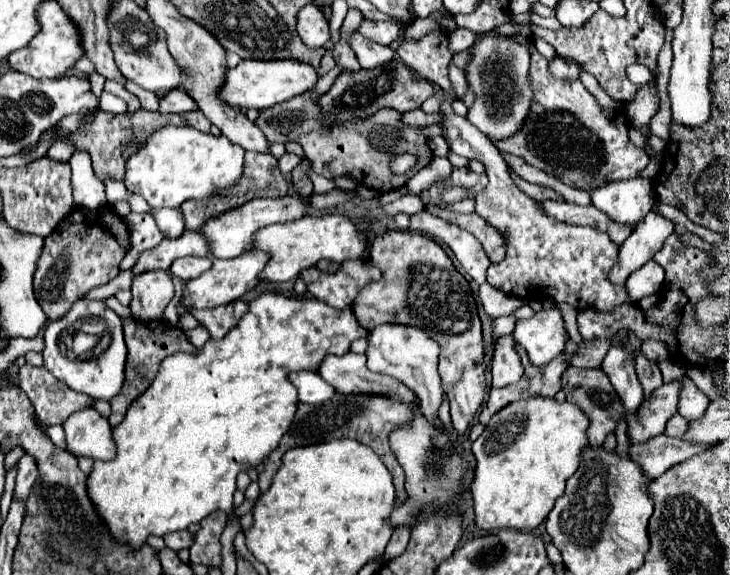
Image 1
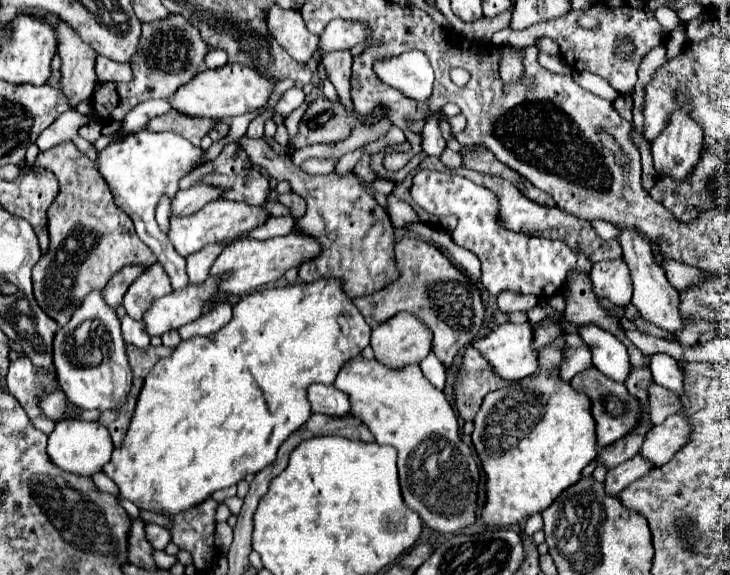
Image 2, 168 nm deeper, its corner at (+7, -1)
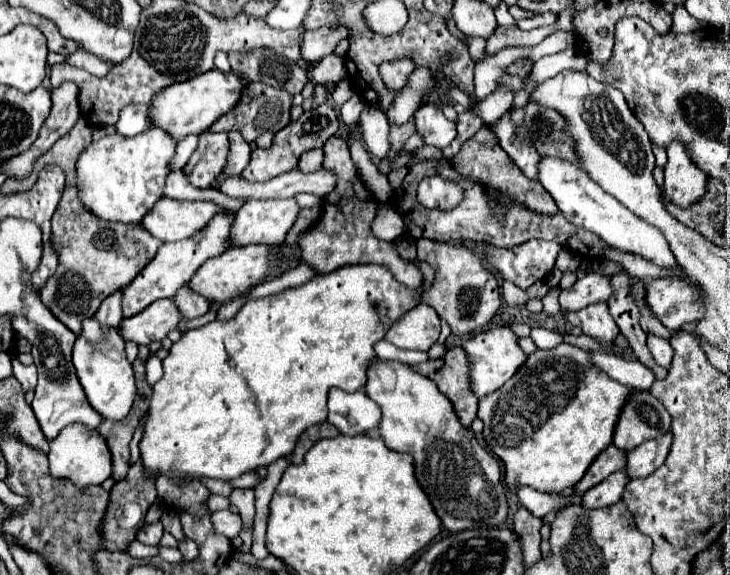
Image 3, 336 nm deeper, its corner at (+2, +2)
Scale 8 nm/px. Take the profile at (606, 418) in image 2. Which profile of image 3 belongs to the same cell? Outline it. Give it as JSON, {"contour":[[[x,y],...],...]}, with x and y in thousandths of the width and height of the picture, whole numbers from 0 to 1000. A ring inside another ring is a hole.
{"contour":[[[889,680],[870,683],[851,715],[840,774],[864,784],[889,763],[900,763],[919,746],[916,715]]]}

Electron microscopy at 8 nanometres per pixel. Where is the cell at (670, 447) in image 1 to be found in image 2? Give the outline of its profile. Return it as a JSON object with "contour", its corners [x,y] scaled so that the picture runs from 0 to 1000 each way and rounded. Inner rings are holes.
{"contour":[[[871,790],[866,800],[836,814],[833,828],[830,828],[830,856],[838,863],[847,863],[860,842],[871,838],[874,831],[885,828],[890,817],[896,817],[896,807],[888,807],[877,790]]]}

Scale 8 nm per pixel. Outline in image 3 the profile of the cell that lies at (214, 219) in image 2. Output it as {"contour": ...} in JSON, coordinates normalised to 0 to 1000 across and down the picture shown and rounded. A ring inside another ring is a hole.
{"contour":[[[221,343],[199,374],[193,395],[223,423],[248,419],[275,402],[297,370],[305,370],[305,360],[286,350],[240,350]]]}

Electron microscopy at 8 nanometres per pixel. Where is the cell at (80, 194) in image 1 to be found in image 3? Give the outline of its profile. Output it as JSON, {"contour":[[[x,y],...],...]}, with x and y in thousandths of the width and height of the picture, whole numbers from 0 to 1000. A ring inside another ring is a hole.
{"contour":[[[174,183],[166,190],[160,228],[171,238],[182,238],[204,221],[204,183]]]}

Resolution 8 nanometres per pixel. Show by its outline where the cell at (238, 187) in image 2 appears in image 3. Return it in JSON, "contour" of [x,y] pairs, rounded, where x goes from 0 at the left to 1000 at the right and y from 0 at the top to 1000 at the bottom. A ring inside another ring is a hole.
{"contour":[[[281,228],[273,238],[273,252],[264,263],[262,277],[270,277],[264,294],[256,297],[256,308],[264,325],[286,325],[289,315],[305,297],[308,277],[314,266],[311,231],[286,231]]]}

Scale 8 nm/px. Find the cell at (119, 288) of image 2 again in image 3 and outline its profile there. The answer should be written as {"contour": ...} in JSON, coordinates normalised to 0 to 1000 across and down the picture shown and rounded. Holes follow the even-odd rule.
{"contour":[[[160,506],[155,510],[152,517],[147,517],[138,534],[133,537],[130,544],[130,555],[138,558],[138,565],[149,565],[149,569],[160,569],[168,555],[168,544],[166,544],[166,510],[168,506]]]}

